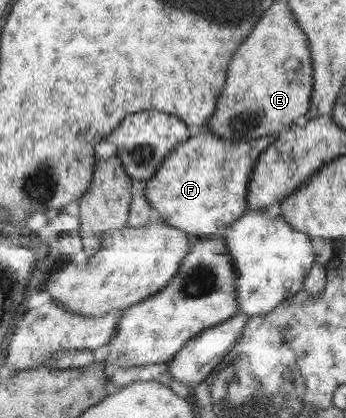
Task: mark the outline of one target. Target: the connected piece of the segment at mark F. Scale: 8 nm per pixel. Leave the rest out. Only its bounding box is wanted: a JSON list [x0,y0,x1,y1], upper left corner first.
[145,129,278,238]

